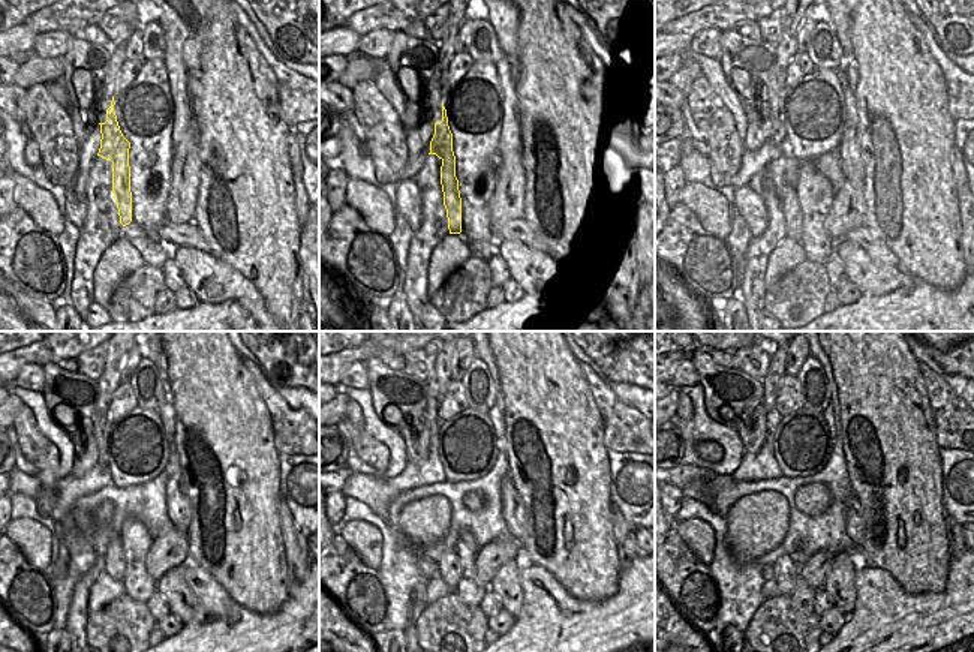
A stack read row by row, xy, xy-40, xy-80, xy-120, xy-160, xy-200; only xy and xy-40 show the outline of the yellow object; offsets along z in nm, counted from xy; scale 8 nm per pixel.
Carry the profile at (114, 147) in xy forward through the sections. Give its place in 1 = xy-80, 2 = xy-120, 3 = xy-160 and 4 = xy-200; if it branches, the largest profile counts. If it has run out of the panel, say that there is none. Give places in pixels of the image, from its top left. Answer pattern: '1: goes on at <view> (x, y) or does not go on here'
1: goes on at xy-80 (791, 213)
2: goes on at xy-120 (114, 559)
3: goes on at xy-160 (448, 565)
4: goes on at xy-200 (784, 570)

